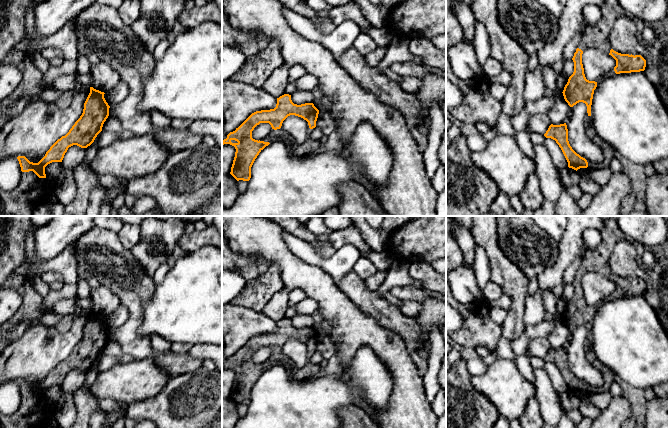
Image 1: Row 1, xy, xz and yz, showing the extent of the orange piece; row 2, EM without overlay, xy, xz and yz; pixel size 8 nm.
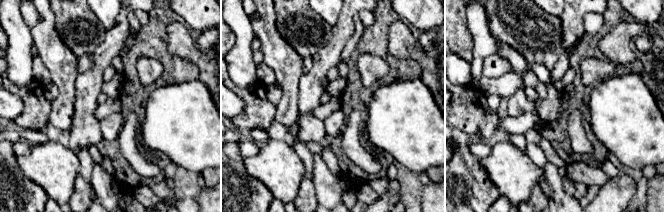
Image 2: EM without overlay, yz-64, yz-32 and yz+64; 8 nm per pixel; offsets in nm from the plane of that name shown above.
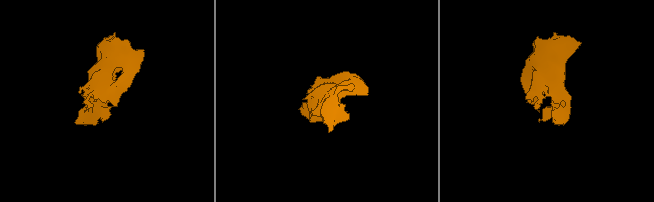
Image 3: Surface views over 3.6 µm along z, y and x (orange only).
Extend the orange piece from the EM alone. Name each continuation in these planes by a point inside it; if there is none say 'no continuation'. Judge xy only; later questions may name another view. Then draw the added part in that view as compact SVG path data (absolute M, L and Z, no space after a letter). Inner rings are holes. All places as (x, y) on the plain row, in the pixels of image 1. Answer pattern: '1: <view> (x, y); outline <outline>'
1: xy (31, 414); outline M33 395L22 396L19 409L10 415L0 412L0 428L44 427L55 417L55 410L48 402L39 402Z

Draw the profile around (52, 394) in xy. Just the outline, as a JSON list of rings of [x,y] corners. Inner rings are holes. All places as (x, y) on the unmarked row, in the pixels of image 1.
[[[52,386],[45,391],[46,402],[50,403],[51,406],[56,409],[57,402],[63,395],[64,390],[62,386]]]

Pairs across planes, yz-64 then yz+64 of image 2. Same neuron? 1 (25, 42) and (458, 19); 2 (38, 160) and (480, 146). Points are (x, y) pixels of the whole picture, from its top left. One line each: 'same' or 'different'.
1: different
2: different

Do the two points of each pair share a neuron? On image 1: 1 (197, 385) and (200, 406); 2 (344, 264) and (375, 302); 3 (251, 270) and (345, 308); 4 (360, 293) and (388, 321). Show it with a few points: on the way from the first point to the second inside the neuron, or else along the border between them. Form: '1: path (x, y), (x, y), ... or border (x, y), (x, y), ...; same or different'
1: path (197, 390), (197, 401); same
2: border (352, 270), (336, 283); different
3: border (238, 253), (253, 255), (260, 262); different
4: path (367, 300), (381, 314); same

